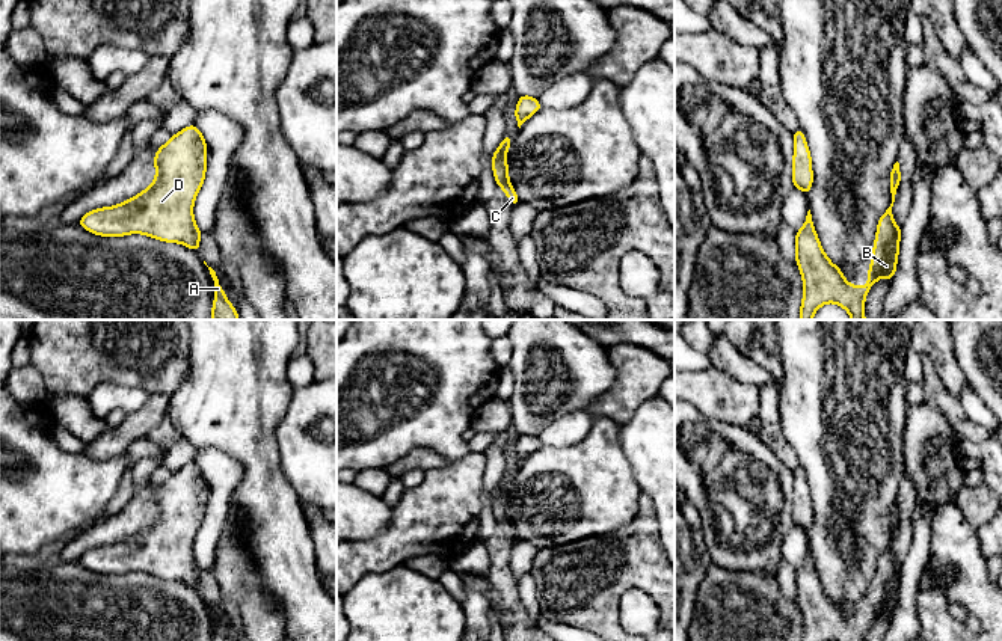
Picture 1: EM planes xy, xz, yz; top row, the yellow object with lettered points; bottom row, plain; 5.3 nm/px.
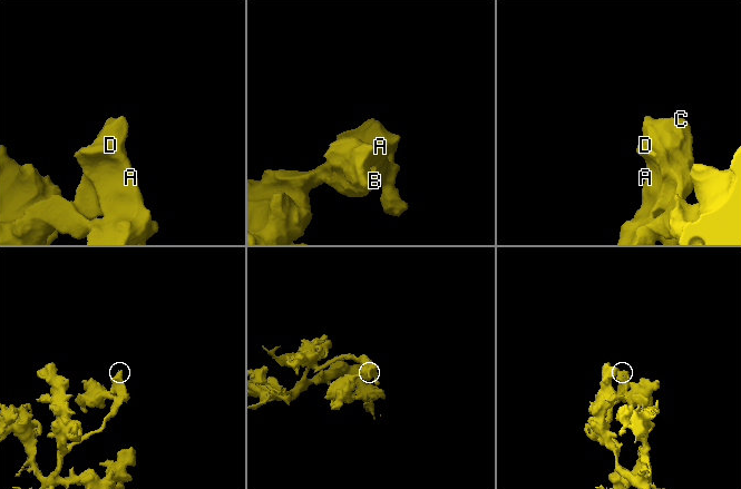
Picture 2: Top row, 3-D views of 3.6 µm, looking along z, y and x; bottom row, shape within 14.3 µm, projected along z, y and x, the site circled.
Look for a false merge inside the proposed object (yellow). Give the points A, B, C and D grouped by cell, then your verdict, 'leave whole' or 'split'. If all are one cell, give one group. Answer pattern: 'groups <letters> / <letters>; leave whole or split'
groups A B C D; leave whole

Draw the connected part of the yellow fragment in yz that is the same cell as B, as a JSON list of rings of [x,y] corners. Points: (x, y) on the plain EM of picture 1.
[[[898,499],[890,507],[889,517],[890,517],[892,541],[877,561],[877,573],[874,578],[871,605],[868,608],[868,621],[865,624],[857,624],[847,620],[845,612],[841,609],[841,606],[828,597],[828,594],[825,593],[818,578],[818,572],[813,567],[810,547],[807,549],[803,566],[795,570],[795,600],[800,606],[803,626],[804,626],[801,641],[865,641],[868,629],[874,624],[874,621],[880,615],[886,615],[887,618],[893,617],[893,612],[896,609],[899,578],[901,578],[901,567],[902,567],[895,563],[893,552],[892,552],[895,532],[901,520],[901,508],[899,508]]]

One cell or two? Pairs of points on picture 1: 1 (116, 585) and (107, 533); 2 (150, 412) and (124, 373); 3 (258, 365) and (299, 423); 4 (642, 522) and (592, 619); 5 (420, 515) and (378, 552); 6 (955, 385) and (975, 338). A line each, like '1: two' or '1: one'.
1: two
2: two
3: two
4: one
5: one
6: two

